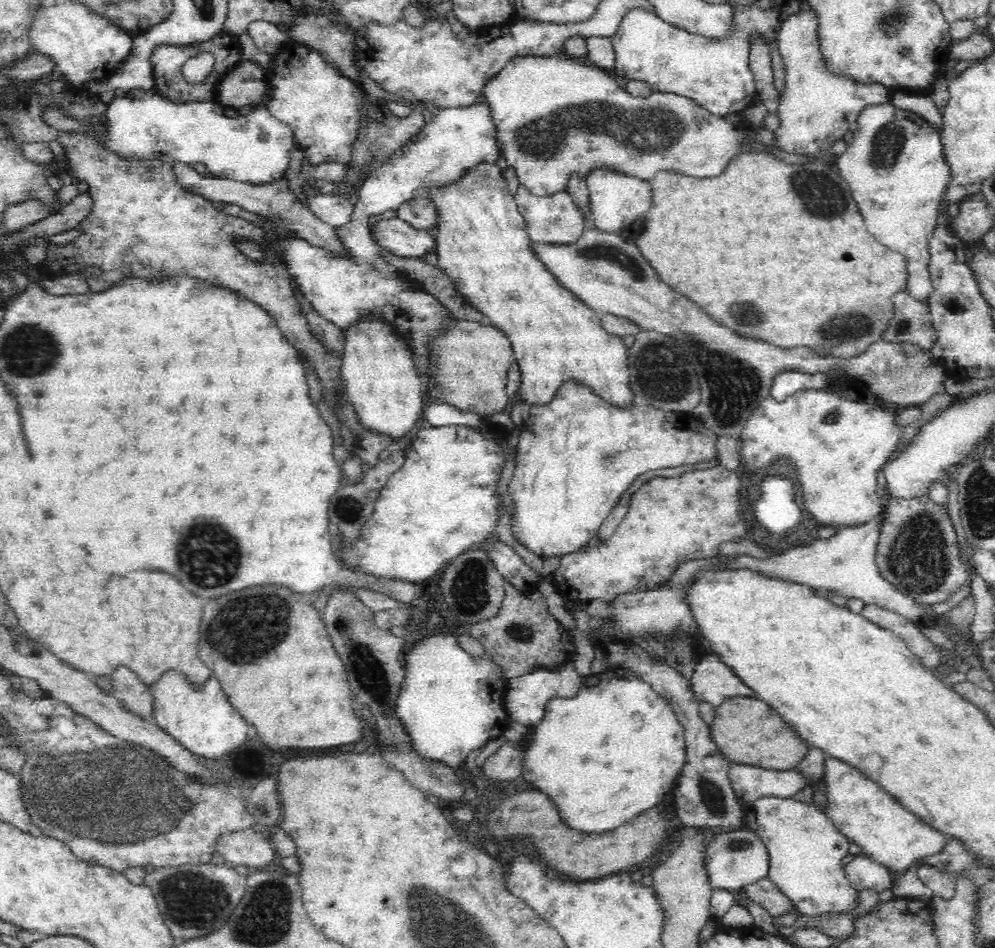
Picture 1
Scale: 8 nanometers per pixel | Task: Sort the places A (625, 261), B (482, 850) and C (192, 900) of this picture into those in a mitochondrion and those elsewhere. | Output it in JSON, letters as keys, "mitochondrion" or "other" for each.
{"A":"mitochondrion","B":"other","C":"mitochondrion"}

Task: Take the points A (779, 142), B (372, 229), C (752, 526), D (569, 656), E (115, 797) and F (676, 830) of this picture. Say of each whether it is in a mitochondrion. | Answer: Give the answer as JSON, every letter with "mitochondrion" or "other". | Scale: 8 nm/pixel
{"A":"other","B":"other","C":"other","D":"other","E":"mitochondrion","F":"other"}

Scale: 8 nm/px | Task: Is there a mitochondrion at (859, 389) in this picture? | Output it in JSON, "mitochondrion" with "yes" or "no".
{"mitochondrion":"no"}

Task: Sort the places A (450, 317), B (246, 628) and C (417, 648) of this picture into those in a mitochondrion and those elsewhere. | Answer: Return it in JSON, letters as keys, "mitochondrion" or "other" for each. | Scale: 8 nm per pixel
{"A":"other","B":"mitochondrion","C":"other"}

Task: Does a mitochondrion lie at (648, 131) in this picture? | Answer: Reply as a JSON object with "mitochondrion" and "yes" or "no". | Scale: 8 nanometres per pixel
{"mitochondrion":"yes"}

